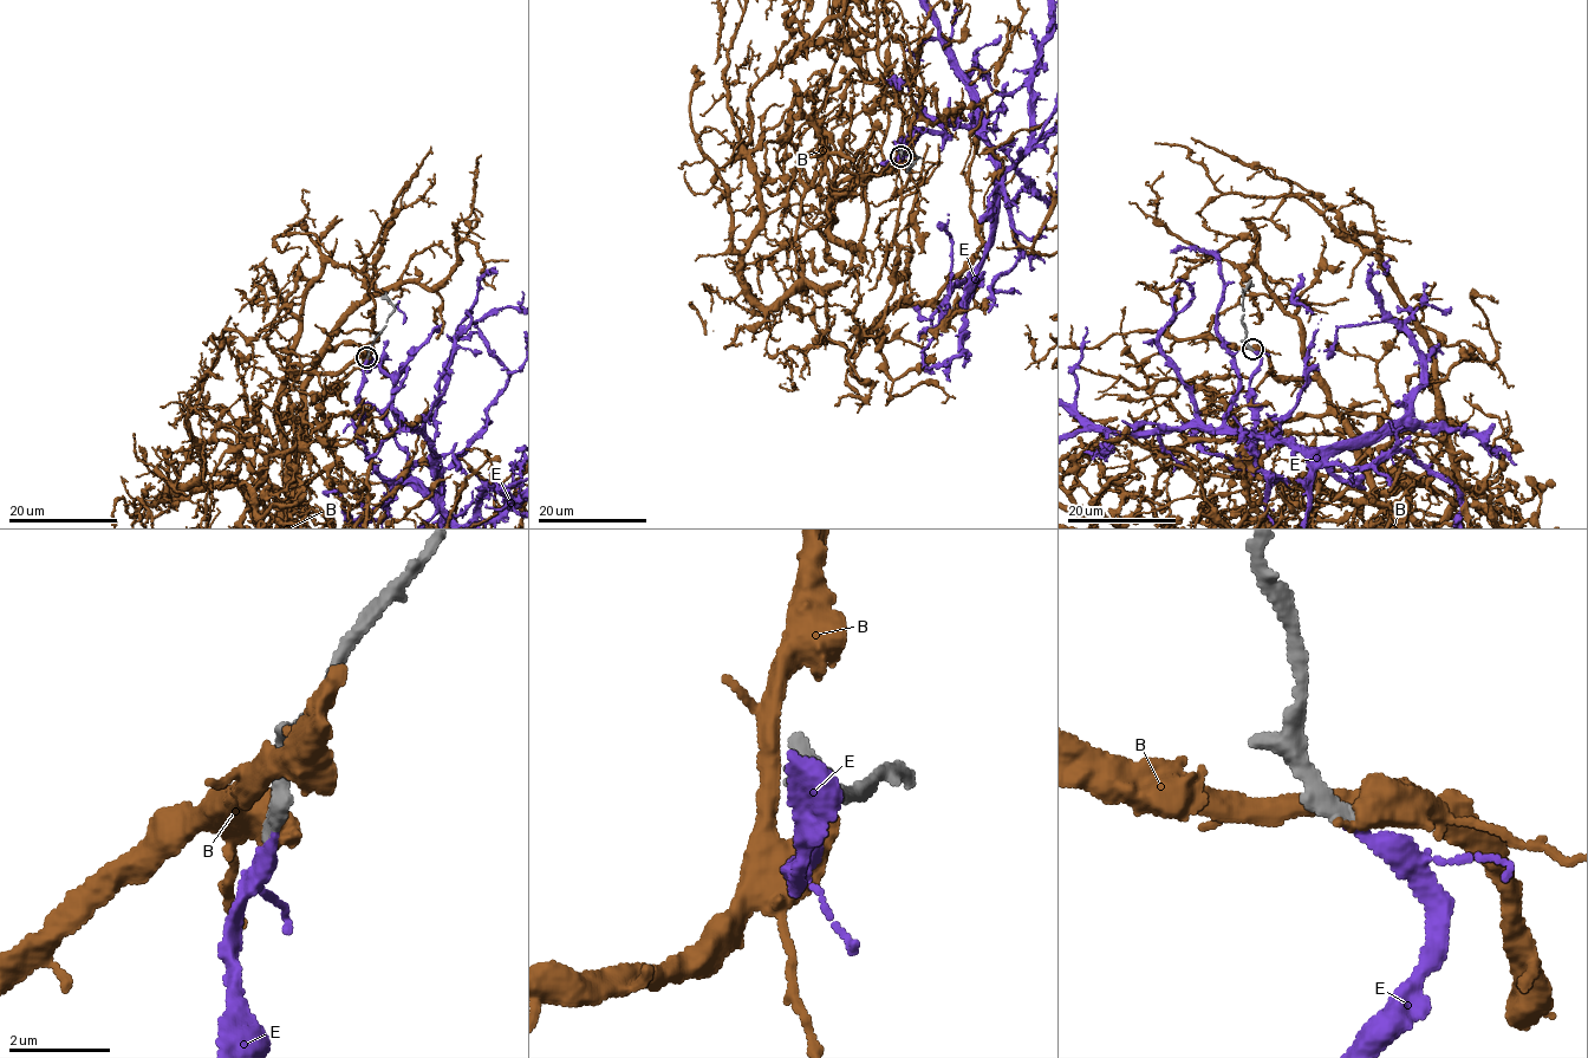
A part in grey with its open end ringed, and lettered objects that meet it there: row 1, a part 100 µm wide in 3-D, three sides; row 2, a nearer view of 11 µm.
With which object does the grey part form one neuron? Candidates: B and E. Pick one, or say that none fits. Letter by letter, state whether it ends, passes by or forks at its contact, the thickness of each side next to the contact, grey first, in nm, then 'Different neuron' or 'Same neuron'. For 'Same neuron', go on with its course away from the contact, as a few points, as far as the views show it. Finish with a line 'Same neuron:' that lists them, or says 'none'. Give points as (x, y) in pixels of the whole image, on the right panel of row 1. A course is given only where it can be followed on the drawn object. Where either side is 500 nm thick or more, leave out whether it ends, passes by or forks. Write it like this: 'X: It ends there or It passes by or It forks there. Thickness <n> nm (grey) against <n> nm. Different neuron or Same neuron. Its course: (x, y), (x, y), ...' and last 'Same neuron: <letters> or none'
B: Thickness 340 nm (grey) against 750 nm. Different neuron
E: It ends there. Thickness 320 nm (grey) against 320 nm. Same neuron
Same neuron: E

